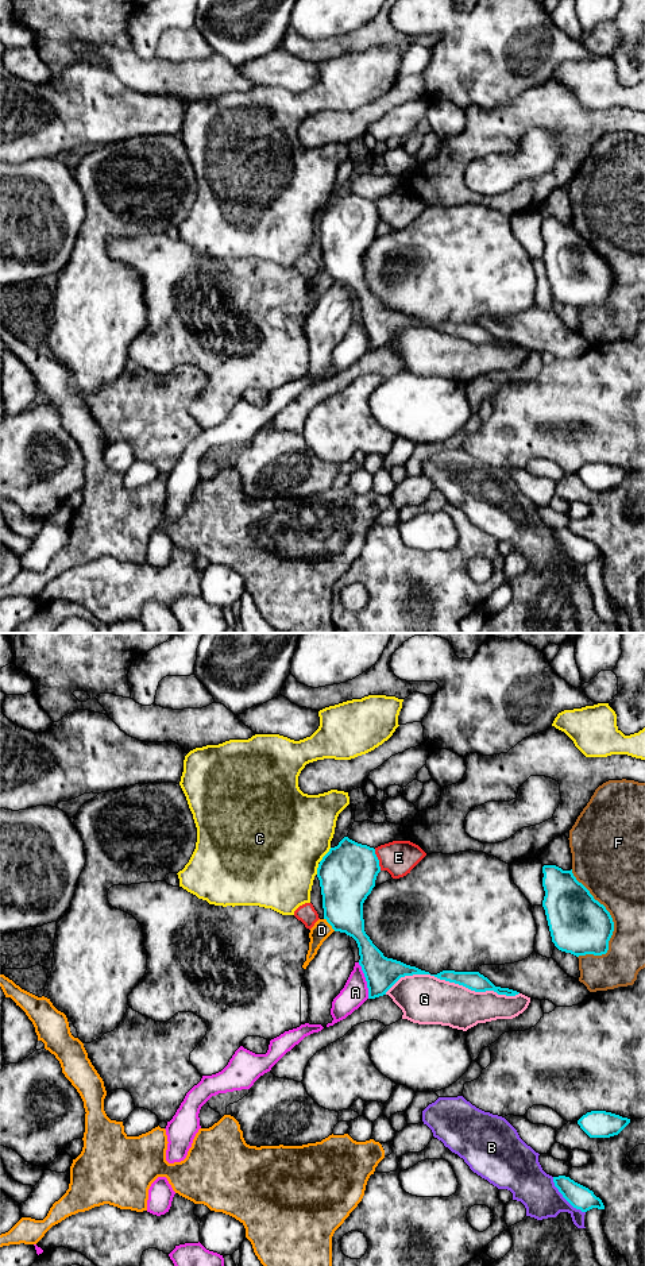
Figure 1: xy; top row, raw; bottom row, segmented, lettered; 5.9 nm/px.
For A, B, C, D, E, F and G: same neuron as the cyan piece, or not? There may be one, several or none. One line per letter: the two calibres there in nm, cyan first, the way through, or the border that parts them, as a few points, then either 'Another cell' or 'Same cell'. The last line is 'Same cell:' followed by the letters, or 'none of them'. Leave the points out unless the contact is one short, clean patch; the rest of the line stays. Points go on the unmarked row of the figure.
A: Thickness 200 nm (cyan) against 160 nm. Another cell
B: Thickness 140 nm (cyan) against 240 nm. Another cell
C: Thickness 340 nm (cyan) against 480 nm. Another cell
D: Thickness 280 nm (cyan) against 110 nm. Boundary: xy (324, 270), (335, 282). Another cell
E: Thickness 340 nm (cyan) against 200 nm. Another cell
F: Thickness 360 nm (cyan) against 380 nm. Another cell
G: Thickness 110 nm (cyan) against 300 nm. Another cell
Same cell: none of them

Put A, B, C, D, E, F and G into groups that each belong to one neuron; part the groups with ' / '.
A / B / C / D / E / F / G

